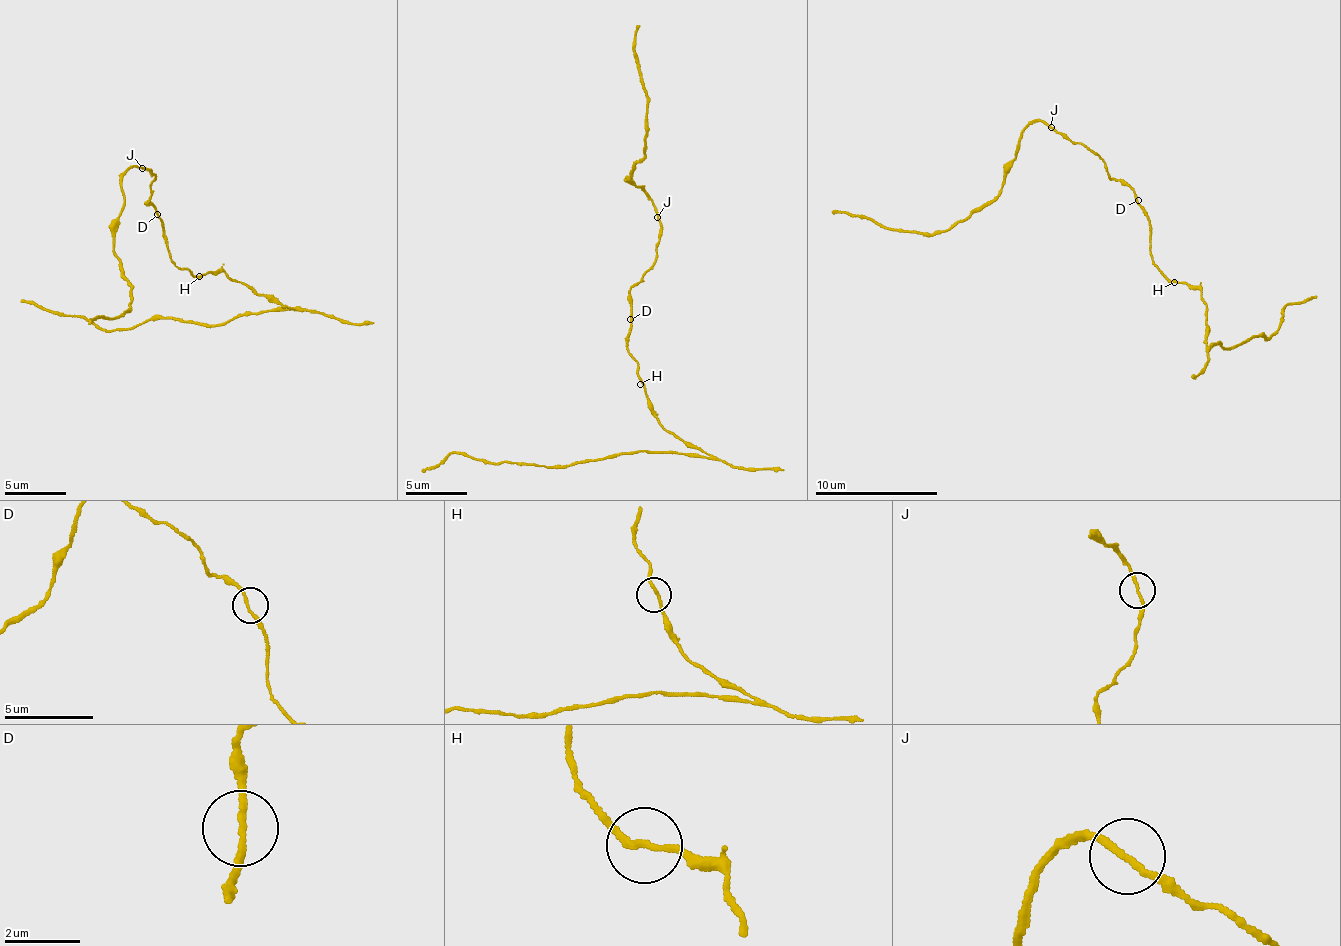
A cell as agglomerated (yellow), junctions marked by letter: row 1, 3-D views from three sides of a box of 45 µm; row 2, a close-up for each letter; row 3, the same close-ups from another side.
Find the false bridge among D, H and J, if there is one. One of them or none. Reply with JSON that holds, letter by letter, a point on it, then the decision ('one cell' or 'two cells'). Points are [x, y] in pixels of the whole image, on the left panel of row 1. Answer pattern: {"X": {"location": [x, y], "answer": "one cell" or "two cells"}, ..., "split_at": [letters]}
{"D": {"location": [157, 214], "answer": "one cell"}, "H": {"location": [199, 276], "answer": "one cell"}, "J": {"location": [142, 168], "answer": "one cell"}, "split_at": []}

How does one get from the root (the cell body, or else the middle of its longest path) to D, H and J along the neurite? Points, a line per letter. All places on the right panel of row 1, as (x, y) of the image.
D: (1148, 238), (1149, 216), (1138, 200)
H: (1148, 238), (1151, 253), (1158, 270), (1174, 282)
J: (1148, 238), (1149, 216), (1130, 189), (1109, 177), (1105, 163), (1099, 156), (1050, 128)

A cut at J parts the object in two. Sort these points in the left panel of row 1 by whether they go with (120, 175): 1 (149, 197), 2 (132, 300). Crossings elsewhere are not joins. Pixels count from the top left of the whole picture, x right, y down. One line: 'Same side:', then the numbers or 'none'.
Same side: 2

